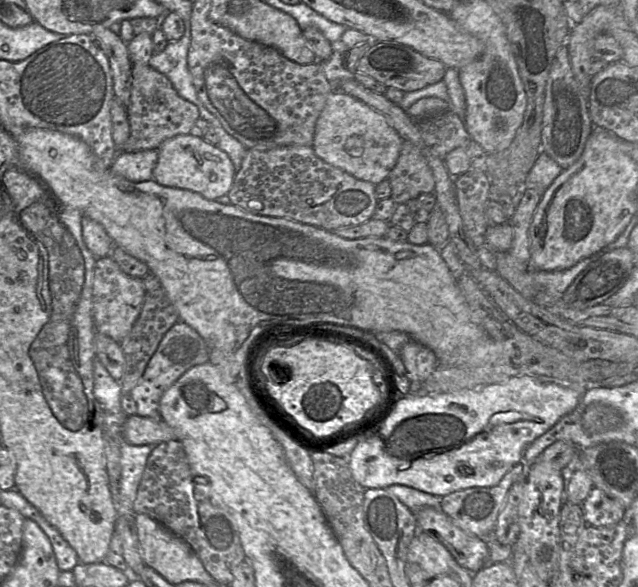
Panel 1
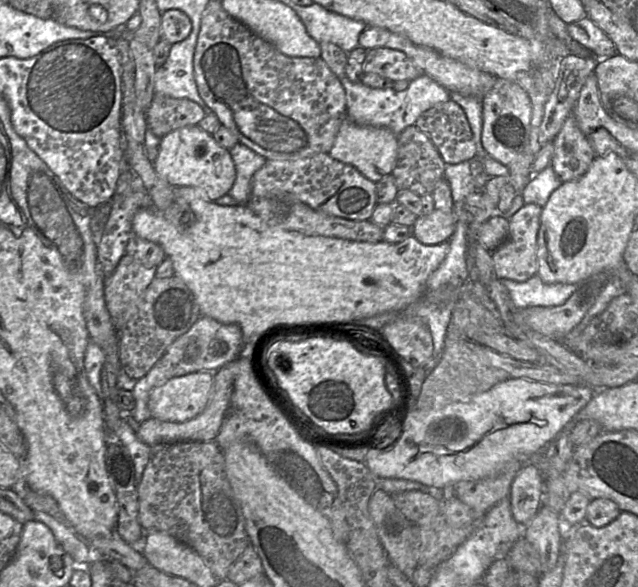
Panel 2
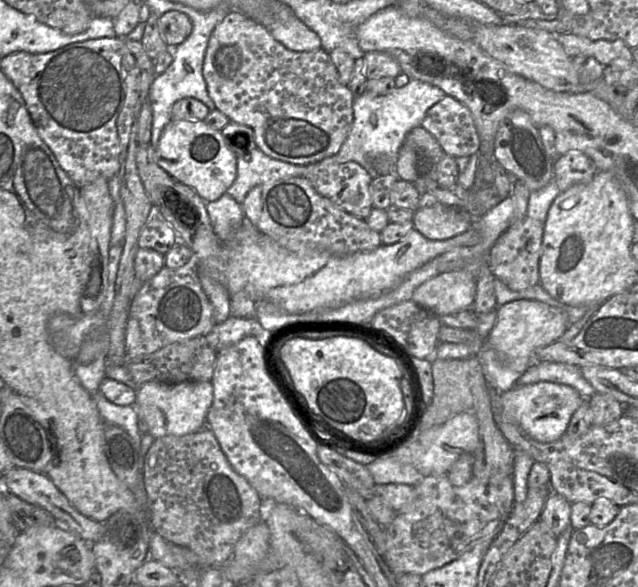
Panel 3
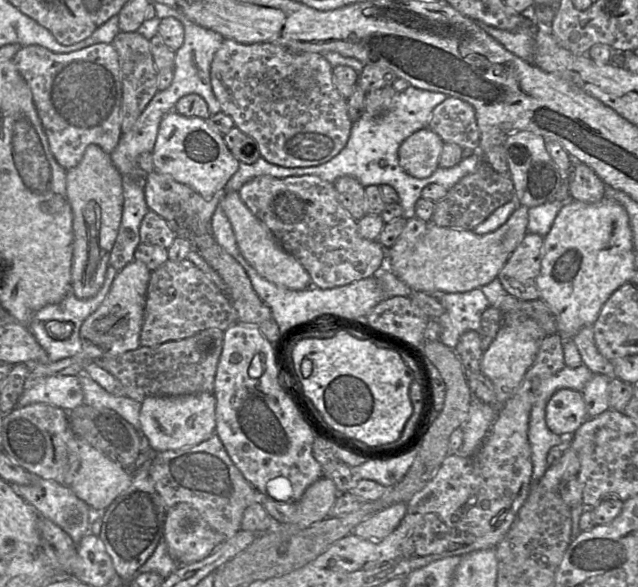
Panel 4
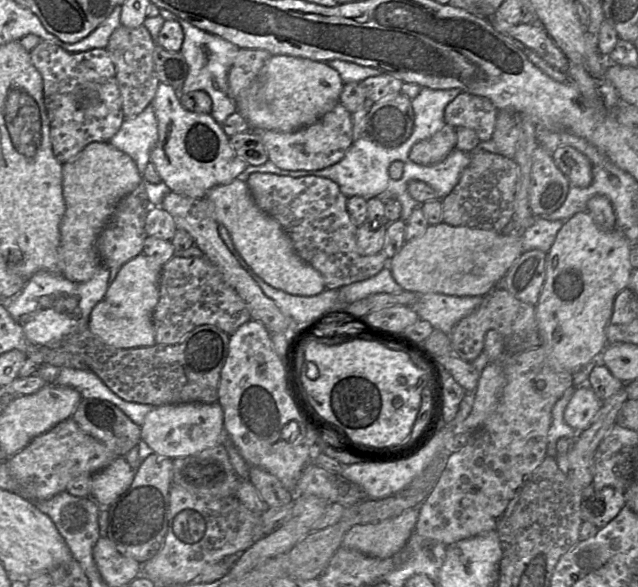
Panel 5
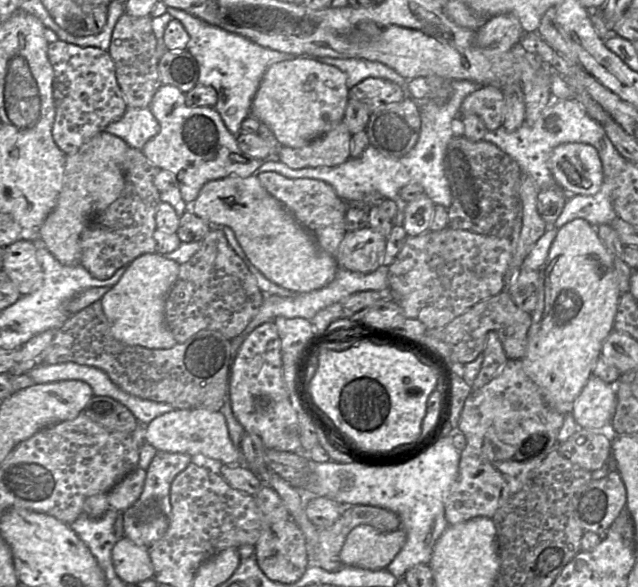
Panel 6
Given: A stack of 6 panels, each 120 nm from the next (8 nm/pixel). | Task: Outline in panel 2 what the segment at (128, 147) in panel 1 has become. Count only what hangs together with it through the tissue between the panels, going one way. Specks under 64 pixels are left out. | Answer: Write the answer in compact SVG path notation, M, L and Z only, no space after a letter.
M160 93L154 94L145 110L147 129L159 138L178 128L197 125L204 117L203 109L194 101Z

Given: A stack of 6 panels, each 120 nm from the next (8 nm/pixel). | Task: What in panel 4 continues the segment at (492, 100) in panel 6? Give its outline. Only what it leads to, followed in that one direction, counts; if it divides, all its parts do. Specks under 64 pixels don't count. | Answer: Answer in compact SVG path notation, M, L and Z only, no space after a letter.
M448 96L437 105L432 111L428 128L444 143L454 143L463 149L478 150L480 131L475 110L472 105L461 99Z

